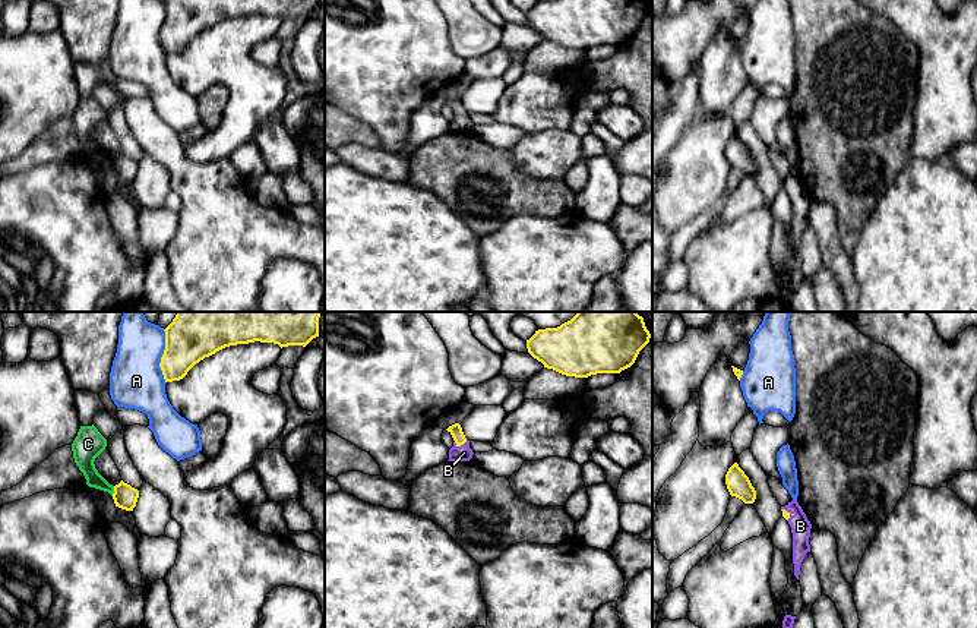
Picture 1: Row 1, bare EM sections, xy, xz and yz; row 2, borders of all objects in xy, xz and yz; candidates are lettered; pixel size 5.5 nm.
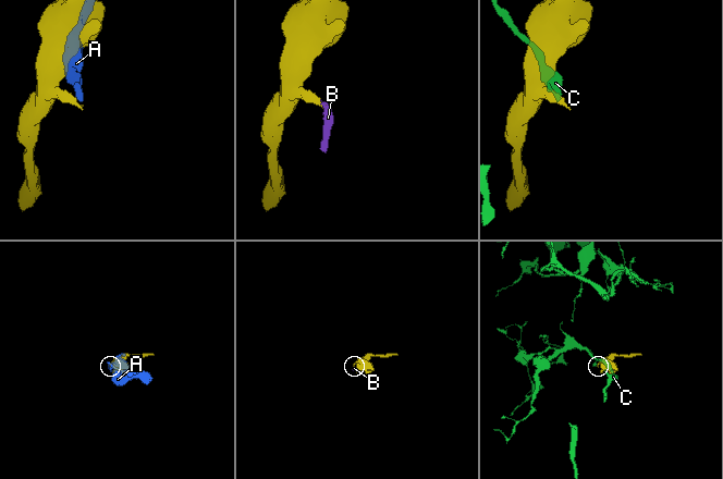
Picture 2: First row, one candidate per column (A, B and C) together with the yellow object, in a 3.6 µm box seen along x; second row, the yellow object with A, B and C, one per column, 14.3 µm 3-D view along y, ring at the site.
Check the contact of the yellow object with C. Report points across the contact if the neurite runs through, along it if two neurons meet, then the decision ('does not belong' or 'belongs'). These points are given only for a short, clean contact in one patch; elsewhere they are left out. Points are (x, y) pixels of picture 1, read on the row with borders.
along xy (114, 486), (111, 495) | does not belong

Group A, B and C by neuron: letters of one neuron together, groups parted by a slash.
A / B / C

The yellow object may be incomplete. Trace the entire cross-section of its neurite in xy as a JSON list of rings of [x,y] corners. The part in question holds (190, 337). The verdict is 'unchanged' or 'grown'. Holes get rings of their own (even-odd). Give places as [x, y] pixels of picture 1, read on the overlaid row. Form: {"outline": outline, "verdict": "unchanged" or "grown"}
{"outline": [[[177,312],[165,331],[165,350],[159,367],[165,382],[180,381],[205,357],[237,344],[254,341],[274,343],[281,348],[288,345],[306,347],[319,337],[322,312]]], "verdict": "unchanged"}

